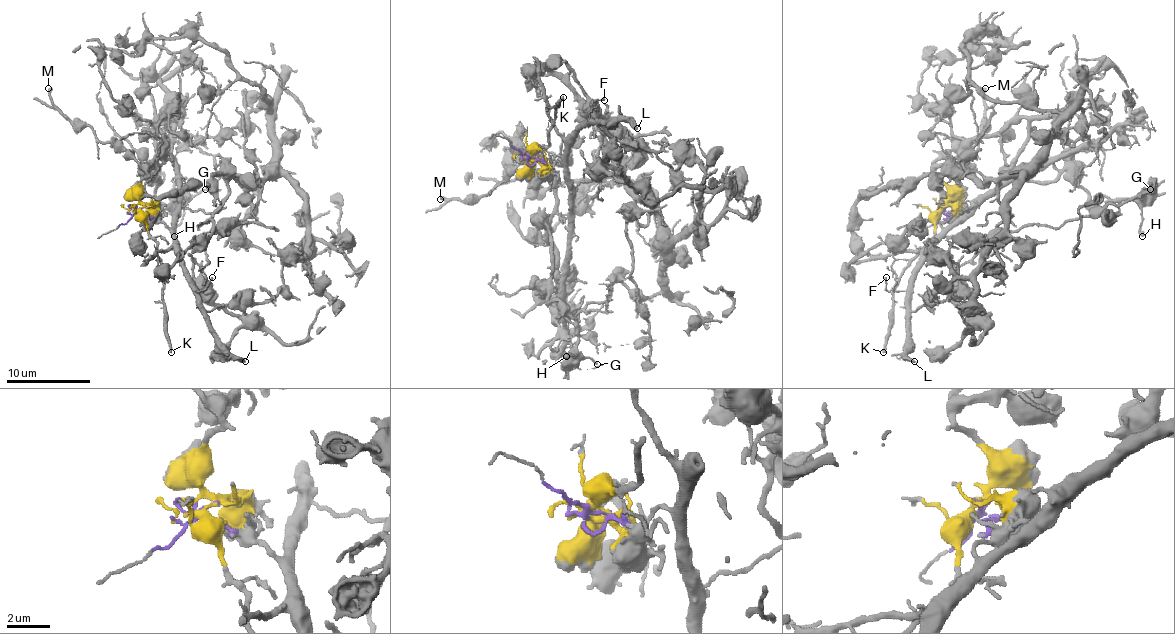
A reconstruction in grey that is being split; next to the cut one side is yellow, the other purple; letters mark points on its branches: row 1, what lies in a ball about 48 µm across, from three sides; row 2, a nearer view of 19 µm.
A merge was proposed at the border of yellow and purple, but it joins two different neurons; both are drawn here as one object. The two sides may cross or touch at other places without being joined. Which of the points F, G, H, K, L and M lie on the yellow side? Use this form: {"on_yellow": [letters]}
{"on_yellow": ["G", "H", "K", "M"]}

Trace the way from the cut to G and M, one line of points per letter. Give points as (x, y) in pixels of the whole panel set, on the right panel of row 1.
G: (942, 209), (934, 171), (1023, 118), (1014, 177), (1069, 175), (1103, 207), (1149, 190)
M: (942, 209), (947, 203), (947, 186), (934, 171), (938, 160), (980, 135), (987, 120), (983, 99), (985, 88)

